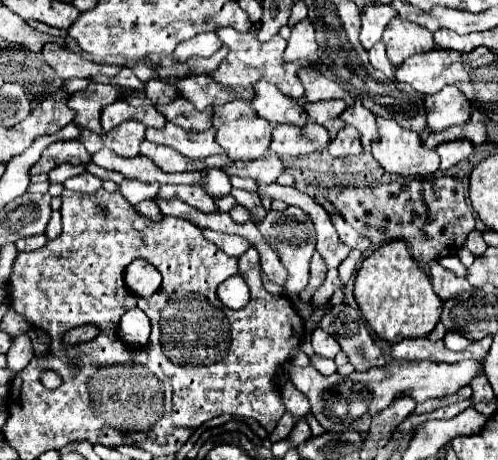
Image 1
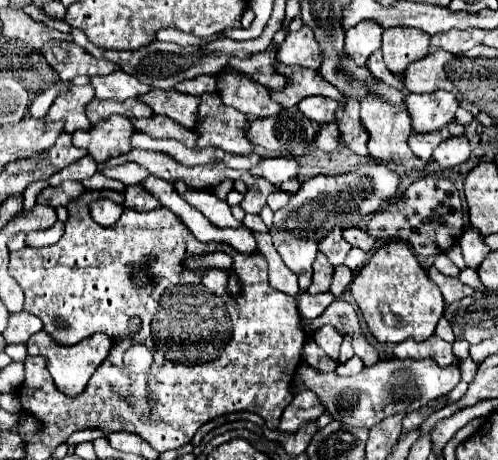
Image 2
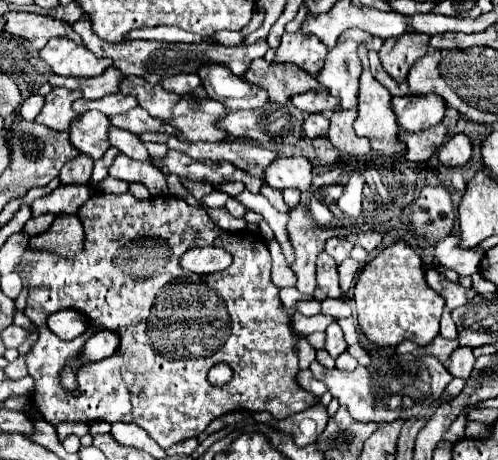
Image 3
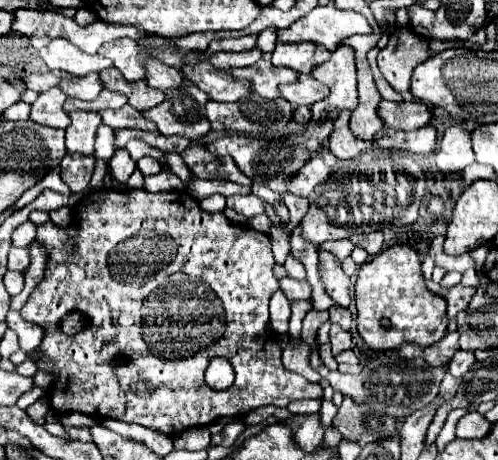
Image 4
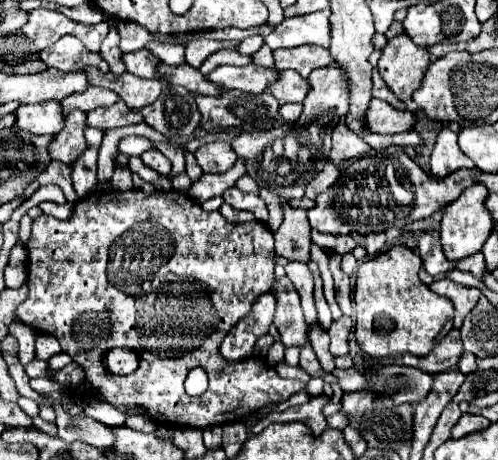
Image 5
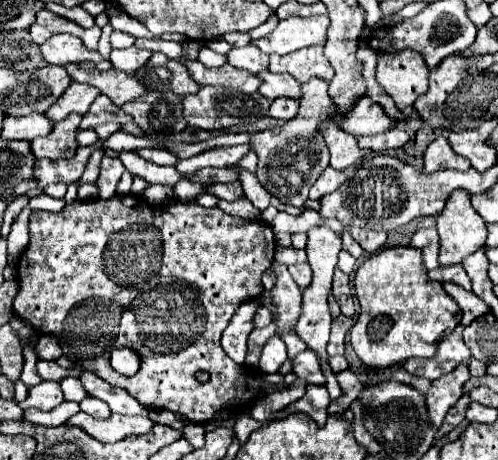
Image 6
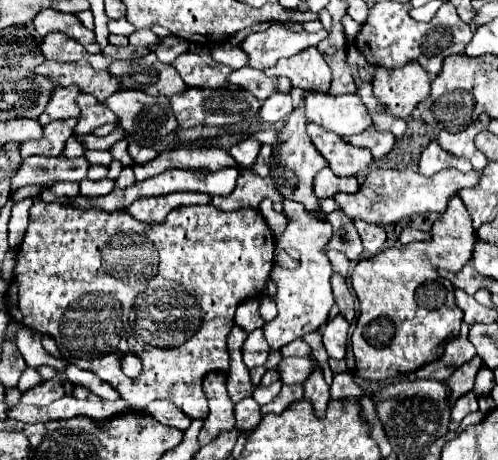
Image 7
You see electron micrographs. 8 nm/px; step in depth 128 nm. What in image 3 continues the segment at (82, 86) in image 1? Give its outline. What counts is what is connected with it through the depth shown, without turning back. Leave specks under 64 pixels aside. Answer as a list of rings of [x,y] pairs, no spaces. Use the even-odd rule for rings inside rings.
[[[34,94],[34,96],[30,96],[30,98],[22,104],[22,108],[20,108],[20,116],[22,116],[24,120],[34,120],[34,118],[40,114],[42,106],[44,106],[44,96]]]

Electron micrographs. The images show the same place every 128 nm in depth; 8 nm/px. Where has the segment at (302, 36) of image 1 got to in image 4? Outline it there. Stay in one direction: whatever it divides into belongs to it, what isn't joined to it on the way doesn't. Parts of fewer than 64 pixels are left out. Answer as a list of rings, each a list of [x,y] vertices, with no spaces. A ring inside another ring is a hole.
[[[276,44],[272,64],[288,66],[300,74],[310,74],[316,64],[322,64],[328,58],[330,52],[320,48],[320,44]]]

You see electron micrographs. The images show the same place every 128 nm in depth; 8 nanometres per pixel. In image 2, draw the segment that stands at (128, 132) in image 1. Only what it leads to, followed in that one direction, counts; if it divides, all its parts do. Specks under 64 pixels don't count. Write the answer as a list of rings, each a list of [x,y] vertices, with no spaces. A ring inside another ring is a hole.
[[[112,116],[108,122],[100,122],[90,130],[76,130],[72,142],[78,148],[86,148],[96,162],[104,162],[108,158],[130,152],[132,150],[130,138],[134,134],[136,128],[130,118]]]

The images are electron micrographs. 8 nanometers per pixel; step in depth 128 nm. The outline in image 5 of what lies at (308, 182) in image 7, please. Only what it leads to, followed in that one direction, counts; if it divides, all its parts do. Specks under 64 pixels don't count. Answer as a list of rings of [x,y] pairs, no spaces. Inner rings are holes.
[[[330,64],[328,68],[316,68],[308,76],[312,90],[310,96],[304,100],[304,112],[298,122],[268,130],[268,132],[252,132],[252,134],[238,134],[232,140],[232,150],[238,154],[240,160],[246,164],[246,172],[258,180],[260,188],[276,190],[280,198],[302,198],[304,186],[314,178],[318,170],[324,168],[328,154],[330,154],[330,136],[336,126],[340,114],[346,114],[348,104],[348,82],[346,72],[338,64]],[[298,146],[296,156],[288,156],[286,148]]]

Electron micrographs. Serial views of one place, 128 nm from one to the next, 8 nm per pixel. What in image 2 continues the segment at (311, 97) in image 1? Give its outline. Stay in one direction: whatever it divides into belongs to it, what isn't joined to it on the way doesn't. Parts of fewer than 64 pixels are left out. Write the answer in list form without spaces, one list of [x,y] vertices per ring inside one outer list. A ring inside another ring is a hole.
[[[280,64],[280,72],[288,76],[288,86],[284,90],[274,90],[272,100],[282,104],[284,108],[292,108],[308,96],[326,96],[336,102],[344,102],[342,92],[330,82],[326,82],[316,70],[300,68],[300,66],[292,68]]]

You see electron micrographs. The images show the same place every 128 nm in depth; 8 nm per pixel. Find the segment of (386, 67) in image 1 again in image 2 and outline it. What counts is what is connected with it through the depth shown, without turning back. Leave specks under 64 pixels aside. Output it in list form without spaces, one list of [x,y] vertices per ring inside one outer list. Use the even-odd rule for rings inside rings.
[[[376,50],[376,52],[368,58],[368,64],[366,64],[366,66],[368,66],[370,72],[372,72],[378,80],[382,80],[384,84],[394,86],[394,88],[398,88],[398,90],[404,90],[402,78],[396,76],[396,74],[392,74],[392,72],[386,68],[386,64],[384,64],[384,60],[382,60],[382,50]]]

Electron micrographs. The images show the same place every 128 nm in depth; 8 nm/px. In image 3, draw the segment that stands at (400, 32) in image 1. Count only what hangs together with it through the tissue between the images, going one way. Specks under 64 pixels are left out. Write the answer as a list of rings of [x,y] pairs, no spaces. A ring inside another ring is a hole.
[[[418,32],[384,40],[378,52],[384,70],[396,82],[404,82],[412,64],[428,52],[428,40],[430,40],[428,34],[418,34]]]

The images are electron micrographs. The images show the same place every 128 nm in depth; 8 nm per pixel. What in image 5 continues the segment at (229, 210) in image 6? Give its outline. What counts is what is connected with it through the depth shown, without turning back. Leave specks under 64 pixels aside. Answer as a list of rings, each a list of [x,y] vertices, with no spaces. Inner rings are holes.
[[[224,204],[224,206],[220,208],[220,214],[222,214],[228,222],[232,222],[232,224],[254,222],[254,216],[252,216],[250,212],[240,212],[240,210],[234,210],[234,208],[232,208],[232,206],[228,206],[228,204]]]

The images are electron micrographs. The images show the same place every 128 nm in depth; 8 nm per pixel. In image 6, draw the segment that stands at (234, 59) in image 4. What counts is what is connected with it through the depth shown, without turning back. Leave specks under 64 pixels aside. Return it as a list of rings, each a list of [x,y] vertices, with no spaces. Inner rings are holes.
[[[202,48],[198,60],[200,60],[204,66],[208,66],[208,68],[220,68],[220,66],[224,66],[224,64],[228,62],[224,54],[218,54],[218,52],[210,50],[210,48]]]

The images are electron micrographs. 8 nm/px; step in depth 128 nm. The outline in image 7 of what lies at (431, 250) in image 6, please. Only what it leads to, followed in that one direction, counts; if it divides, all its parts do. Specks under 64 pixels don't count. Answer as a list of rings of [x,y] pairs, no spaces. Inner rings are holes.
[[[406,228],[400,236],[400,242],[402,244],[410,244],[410,242],[420,242],[420,240],[430,240],[432,234],[430,232],[420,232],[416,228]]]

